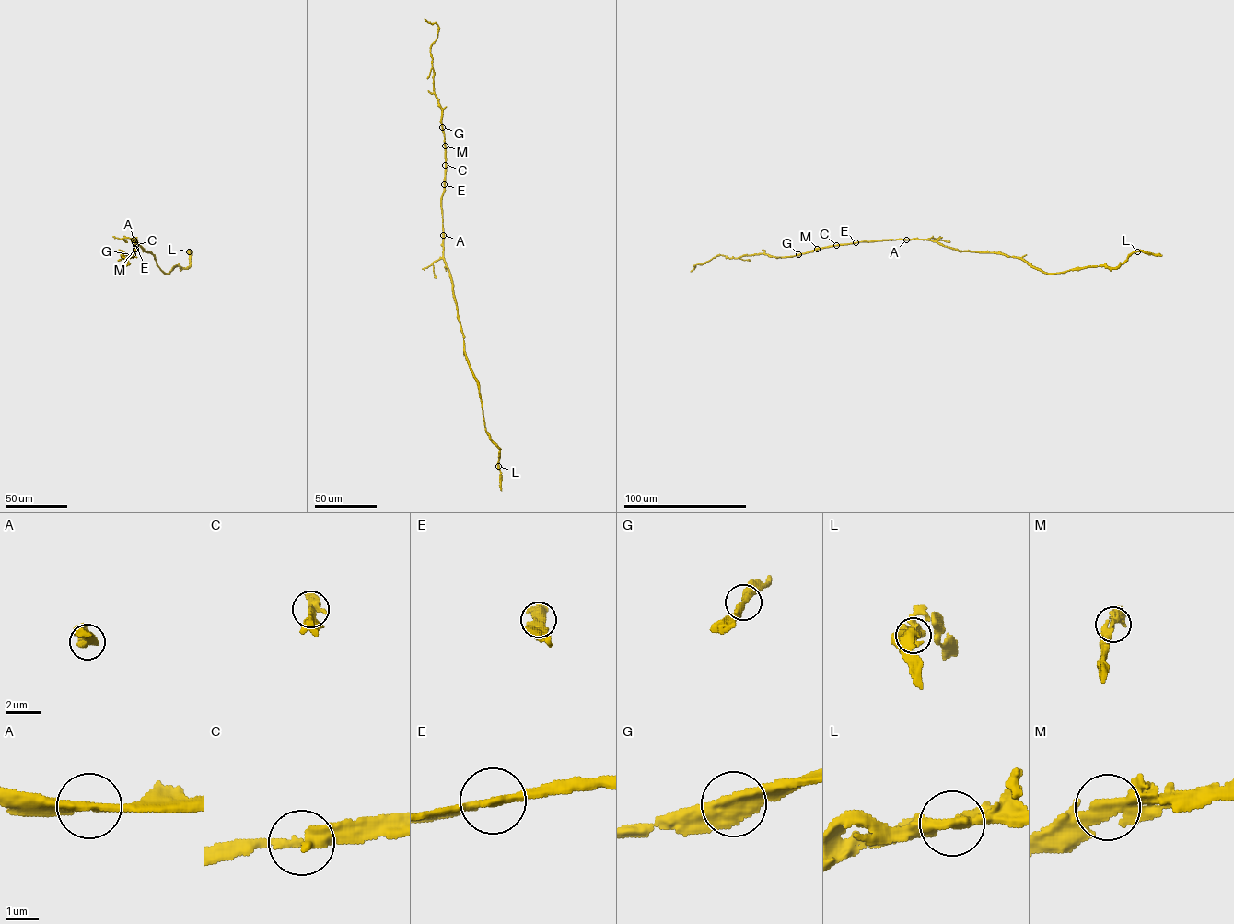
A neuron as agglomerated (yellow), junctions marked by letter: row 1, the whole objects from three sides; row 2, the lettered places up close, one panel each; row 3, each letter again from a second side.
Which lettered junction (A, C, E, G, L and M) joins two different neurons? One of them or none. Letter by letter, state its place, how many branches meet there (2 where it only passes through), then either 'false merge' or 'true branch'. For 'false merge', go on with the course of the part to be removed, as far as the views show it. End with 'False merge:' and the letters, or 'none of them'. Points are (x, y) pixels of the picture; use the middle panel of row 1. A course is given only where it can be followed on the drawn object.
A: (443, 235) | 2 | true branch
C: (445, 165) | 2 | true branch
E: (444, 184) | 2 | true branch
G: (442, 127) | 2 | true branch
L: (498, 466) | 2 | true branch
M: (445, 146) | 2 | true branch
False merge: none of them

